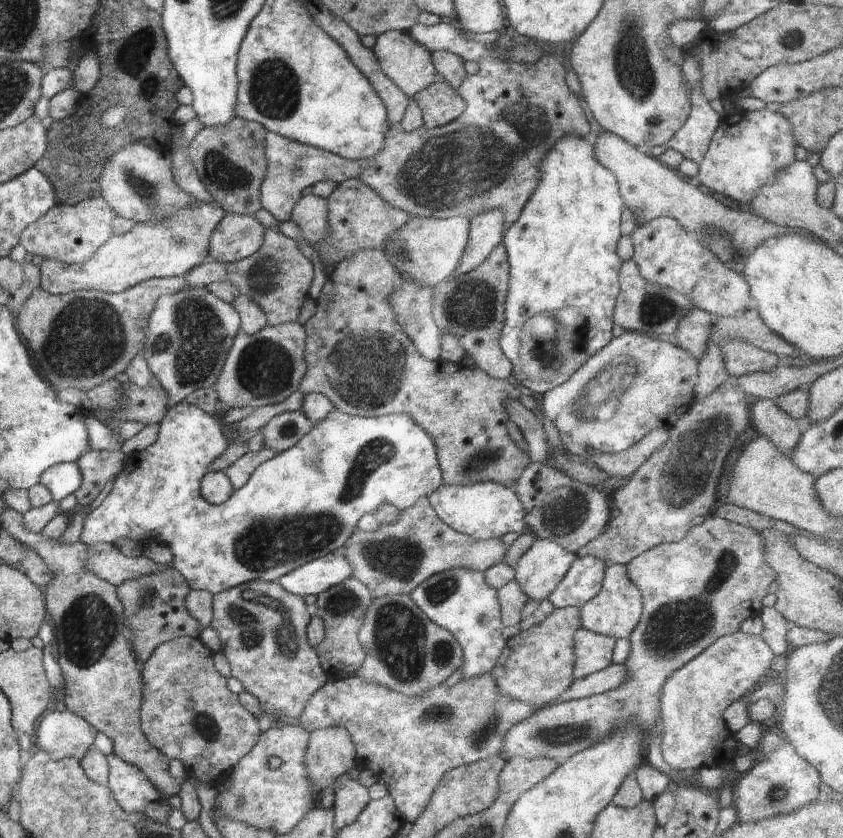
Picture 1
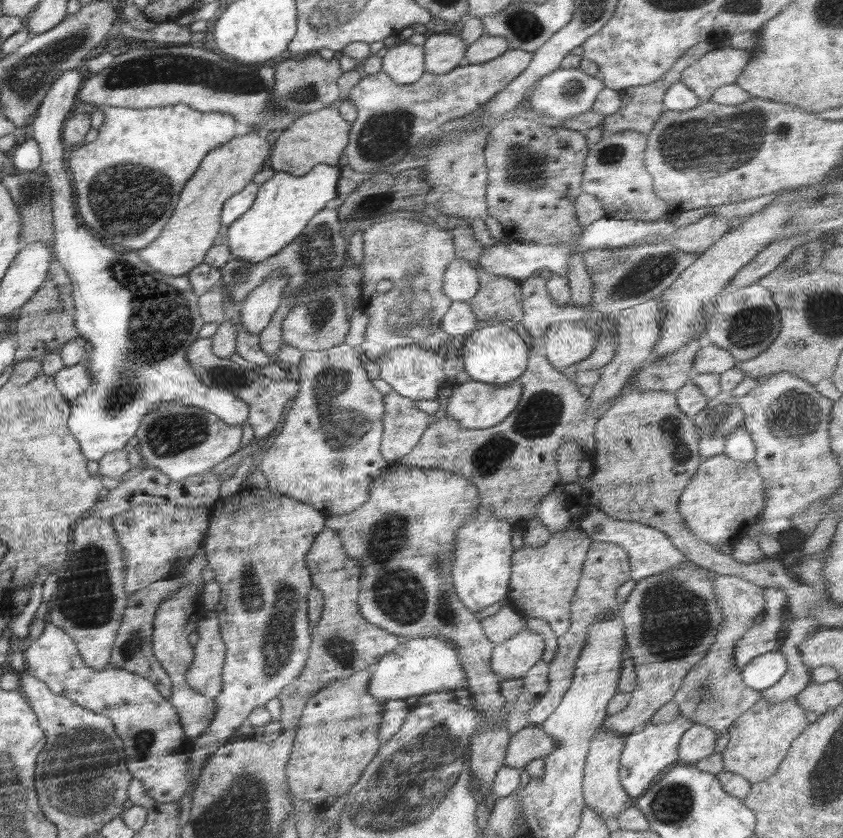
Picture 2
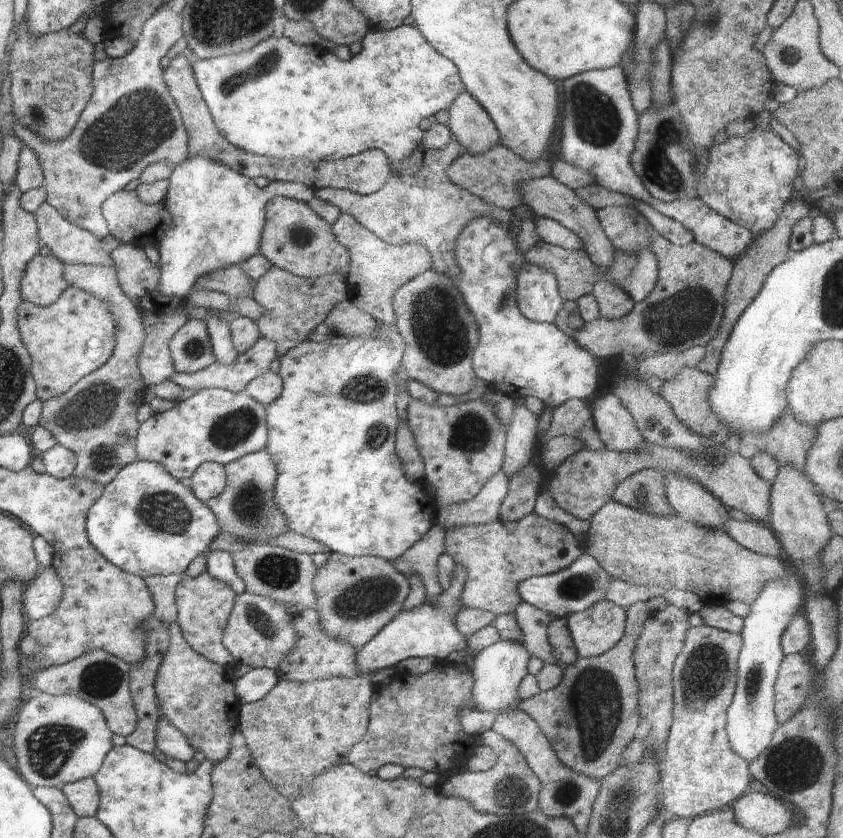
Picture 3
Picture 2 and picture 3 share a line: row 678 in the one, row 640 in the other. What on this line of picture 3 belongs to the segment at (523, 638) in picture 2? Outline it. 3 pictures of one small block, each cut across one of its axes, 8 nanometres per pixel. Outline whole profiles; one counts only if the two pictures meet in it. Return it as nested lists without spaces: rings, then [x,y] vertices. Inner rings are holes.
[[[500,640],[482,649],[474,656],[473,683],[471,688],[471,700],[473,708],[482,712],[503,711],[511,705],[519,696],[518,687],[522,679],[528,674],[526,669],[530,659],[528,651],[522,644],[522,640]]]

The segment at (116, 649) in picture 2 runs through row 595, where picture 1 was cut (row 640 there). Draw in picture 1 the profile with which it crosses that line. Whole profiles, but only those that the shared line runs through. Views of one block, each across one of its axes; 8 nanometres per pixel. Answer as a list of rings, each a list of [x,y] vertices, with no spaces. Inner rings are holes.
[[[174,568],[143,575],[138,579],[126,580],[116,588],[117,596],[122,596],[122,600],[126,600],[127,632],[133,635],[129,642],[133,645],[134,652],[138,652],[140,667],[150,659],[158,646],[166,642],[181,637],[200,638],[204,628],[184,606],[185,597],[191,589],[187,581]]]

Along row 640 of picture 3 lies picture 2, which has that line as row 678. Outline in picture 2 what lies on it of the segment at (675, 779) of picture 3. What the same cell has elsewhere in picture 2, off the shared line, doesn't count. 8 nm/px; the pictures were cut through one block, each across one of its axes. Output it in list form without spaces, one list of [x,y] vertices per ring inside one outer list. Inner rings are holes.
[[[718,575],[714,578],[714,595],[724,613],[724,622],[718,628],[718,634],[714,635],[713,643],[704,658],[692,666],[681,688],[672,698],[681,714],[693,720],[694,724],[709,726],[717,736],[725,734],[734,720],[762,699],[762,691],[744,685],[741,672],[733,659],[733,648],[750,628],[756,626],[752,621],[764,614],[766,598],[763,589],[732,575]]]

